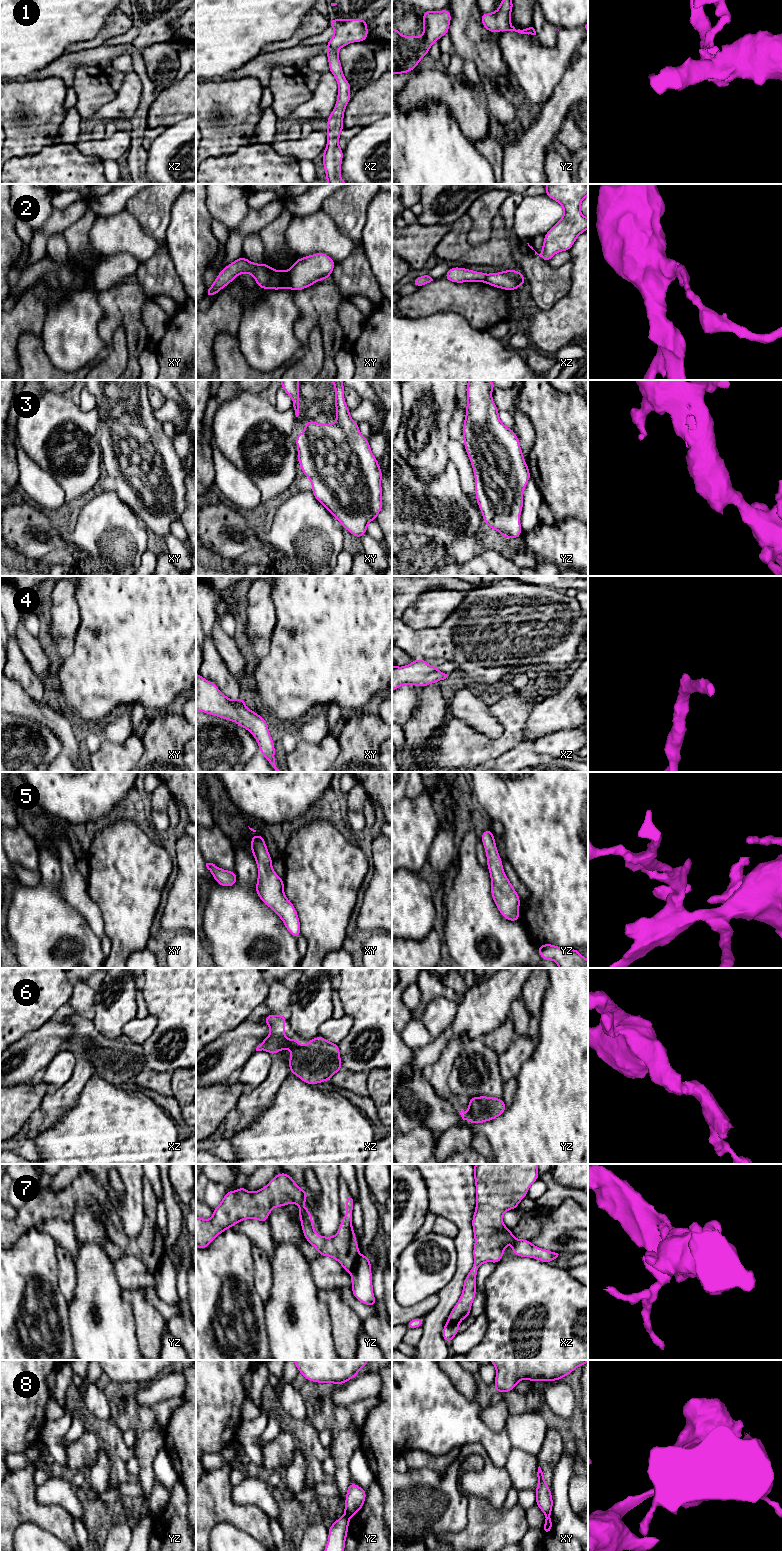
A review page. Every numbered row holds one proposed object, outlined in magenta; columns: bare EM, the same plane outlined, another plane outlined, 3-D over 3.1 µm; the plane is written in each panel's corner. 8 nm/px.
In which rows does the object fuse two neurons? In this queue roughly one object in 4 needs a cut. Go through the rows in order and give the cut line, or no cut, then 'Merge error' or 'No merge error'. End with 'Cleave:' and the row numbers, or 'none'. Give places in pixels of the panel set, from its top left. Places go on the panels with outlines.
1: No split. No merge error
2: Split along xy (286, 271), (289, 277), (289, 287). Merge error
3: No split. No merge error
4: No split. No merge error
5: No split. No merge error
6: No split. No merge error
7: Split along yz (359, 1255), (350, 1272). Merge error
8: Split along yz (345, 1513), (349, 1518). Merge error
Cleave: 2, 7, 8

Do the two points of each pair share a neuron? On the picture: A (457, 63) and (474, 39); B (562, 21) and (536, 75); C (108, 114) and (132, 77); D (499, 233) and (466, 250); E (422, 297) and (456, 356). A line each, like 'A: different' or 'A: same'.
A: different
B: different
C: same
D: same
E: different

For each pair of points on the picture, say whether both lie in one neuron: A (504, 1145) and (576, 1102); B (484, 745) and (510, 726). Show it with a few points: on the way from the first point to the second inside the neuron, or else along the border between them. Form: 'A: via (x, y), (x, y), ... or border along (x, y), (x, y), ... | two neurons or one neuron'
A: via (522, 1145), (533, 1145), (558, 1120) | one neuron
B: via (492, 745), (497, 745), (508, 734) | one neuron

